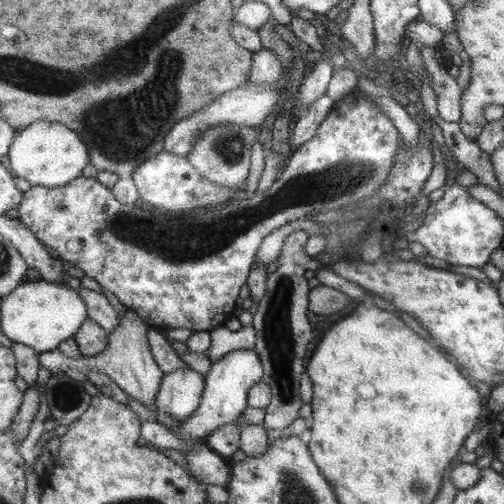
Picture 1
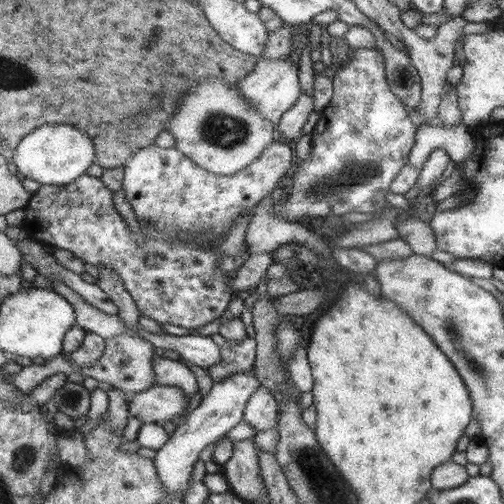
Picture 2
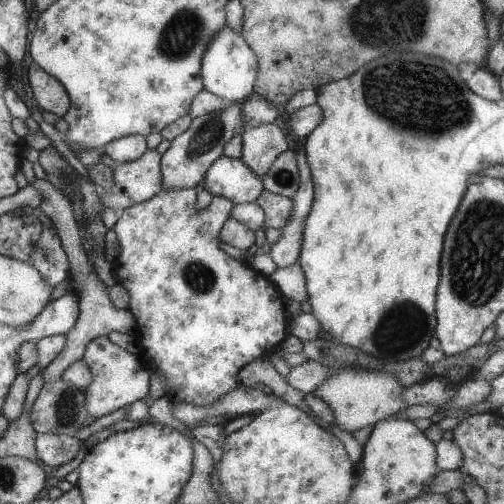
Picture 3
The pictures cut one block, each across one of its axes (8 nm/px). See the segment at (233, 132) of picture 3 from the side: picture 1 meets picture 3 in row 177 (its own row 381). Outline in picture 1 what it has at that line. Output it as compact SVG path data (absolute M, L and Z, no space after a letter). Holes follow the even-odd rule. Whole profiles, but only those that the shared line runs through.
M177 368L169 374L163 374L155 404L159 410L169 412L175 420L185 422L199 408L203 390L205 376L197 374L191 368Z

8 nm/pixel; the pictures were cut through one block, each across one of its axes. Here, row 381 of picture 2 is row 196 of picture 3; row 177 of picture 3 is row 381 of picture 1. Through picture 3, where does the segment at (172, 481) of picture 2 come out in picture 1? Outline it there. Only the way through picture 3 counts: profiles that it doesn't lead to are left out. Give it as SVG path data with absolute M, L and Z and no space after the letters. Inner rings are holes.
M239 348L239 350L225 354L219 360L213 360L211 368L205 376L205 390L203 390L199 408L193 412L193 416L189 420L181 422L183 434L205 440L215 428L219 428L223 424L235 424L237 418L247 408L249 388L261 380L263 380L263 364L261 364L255 348Z

